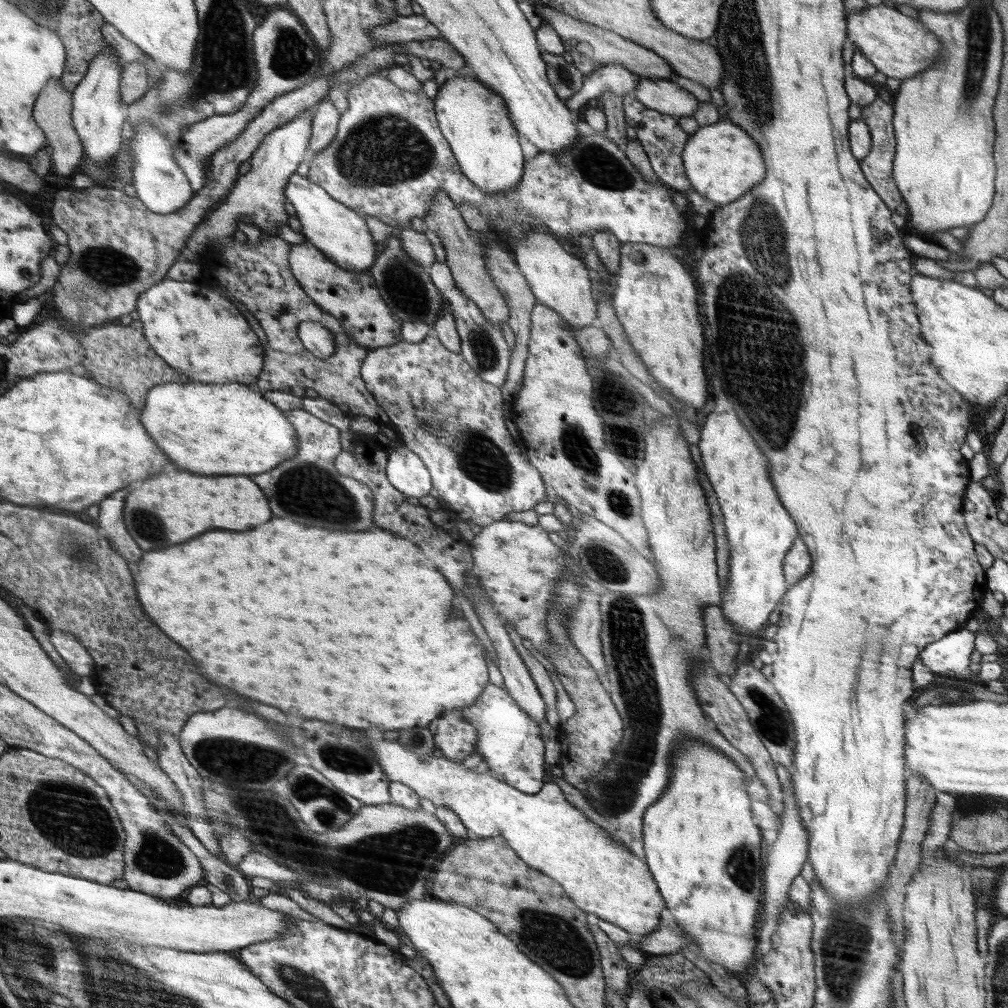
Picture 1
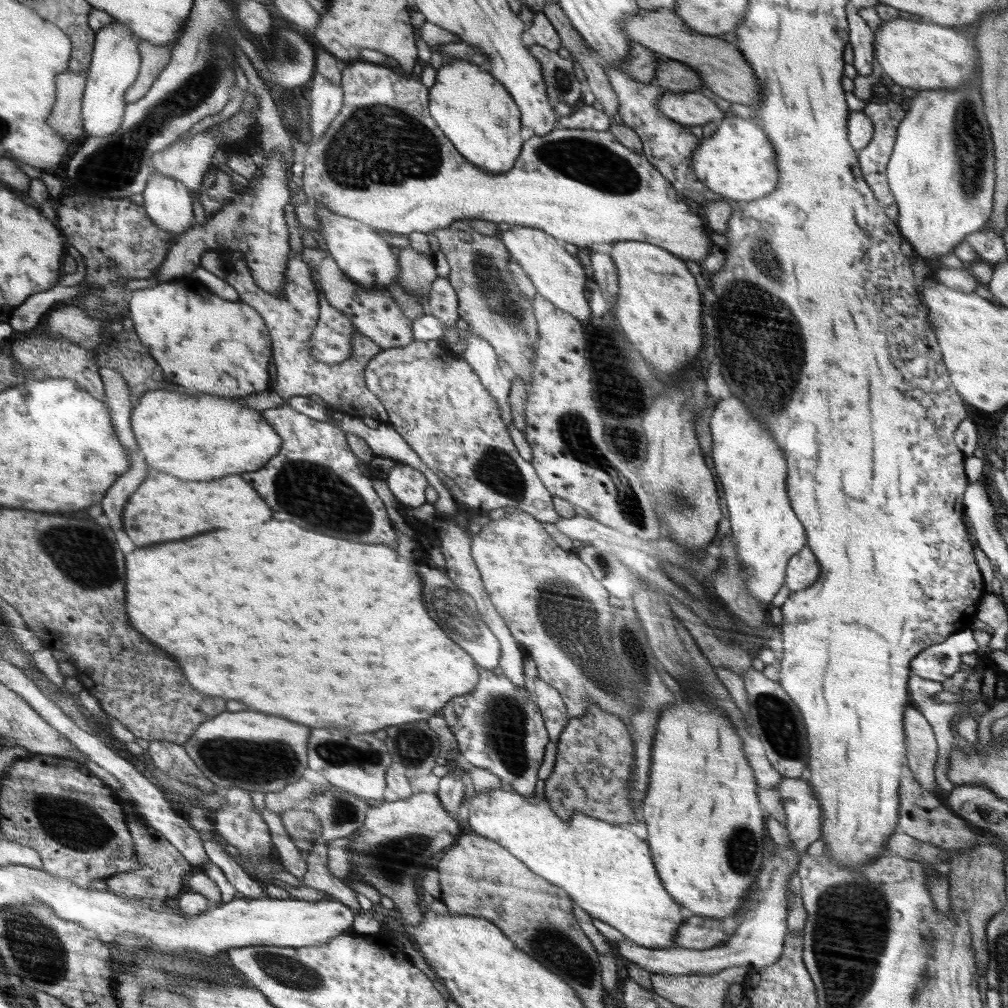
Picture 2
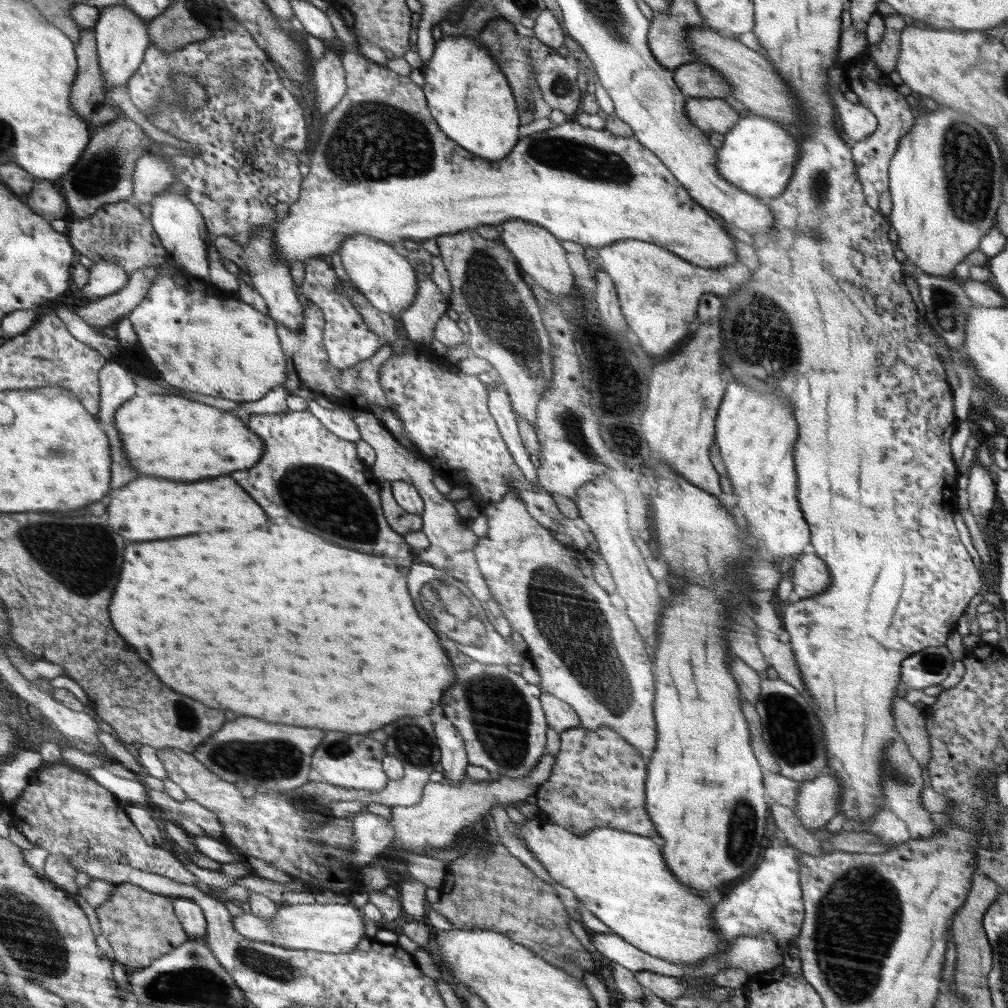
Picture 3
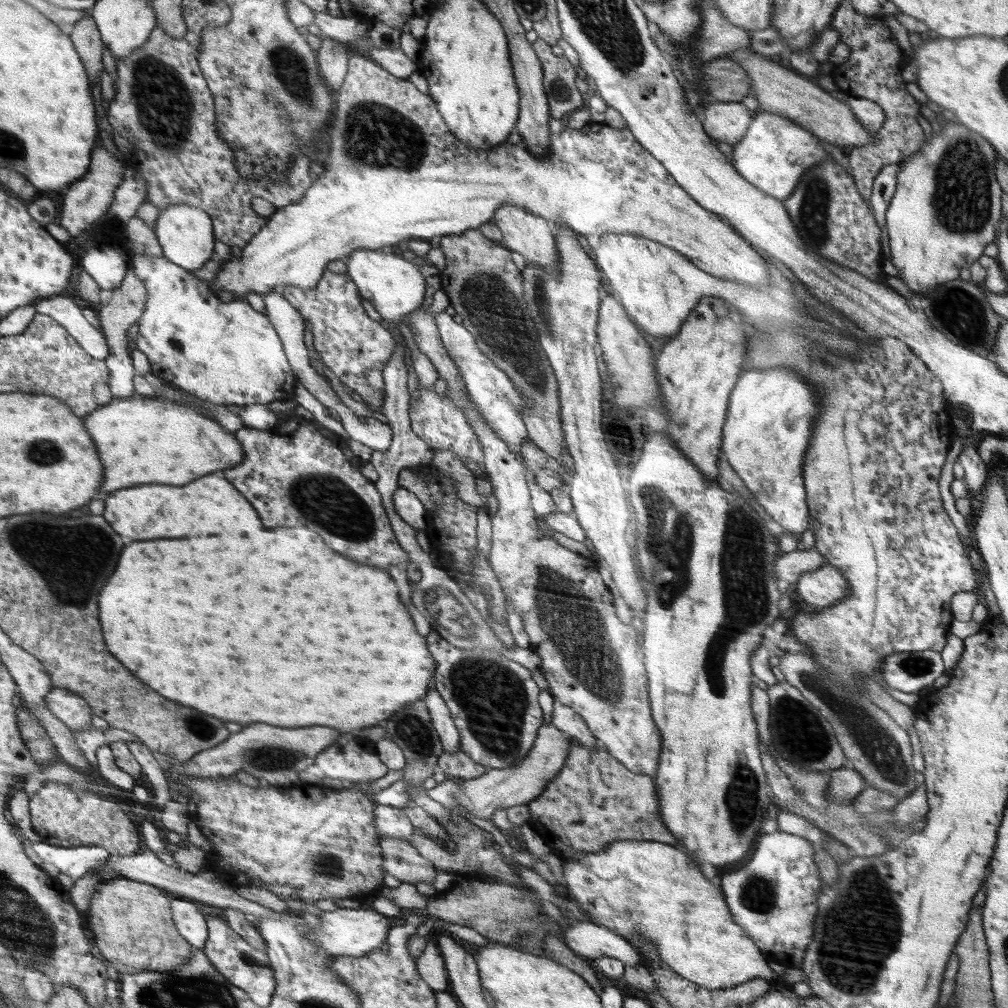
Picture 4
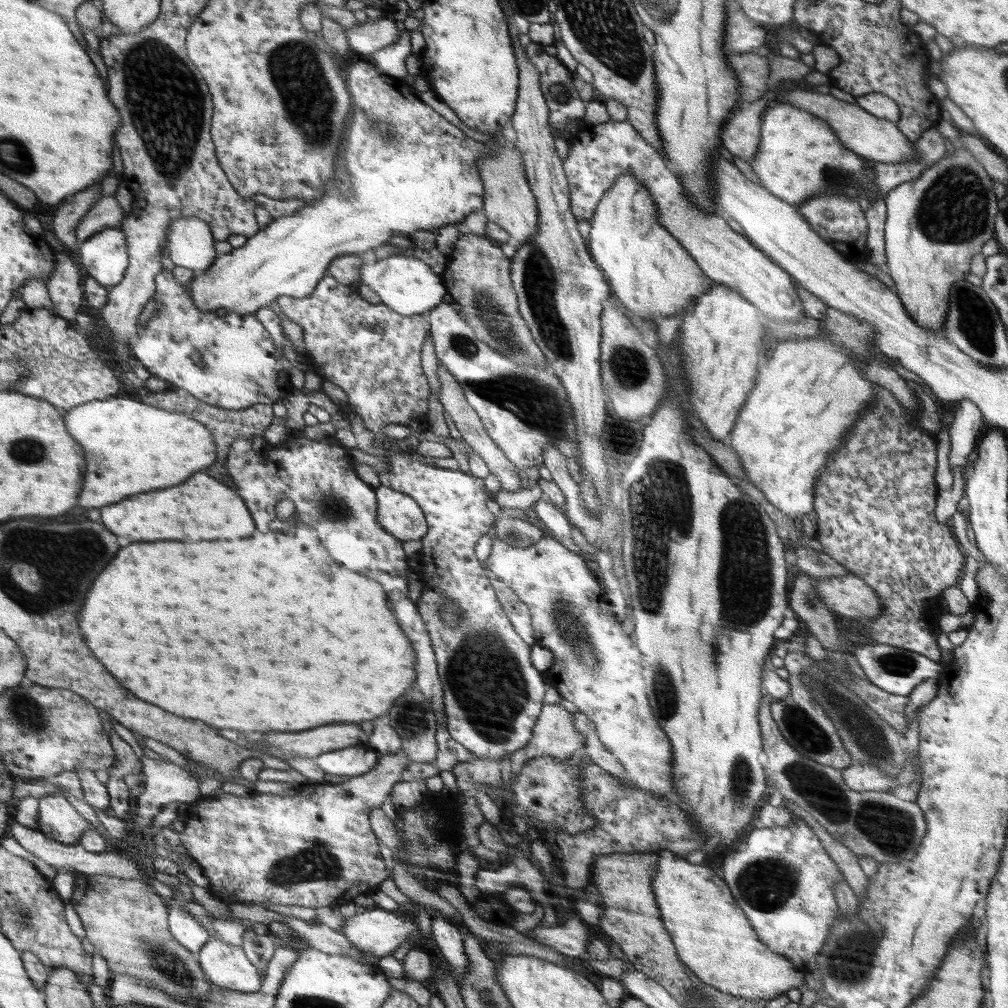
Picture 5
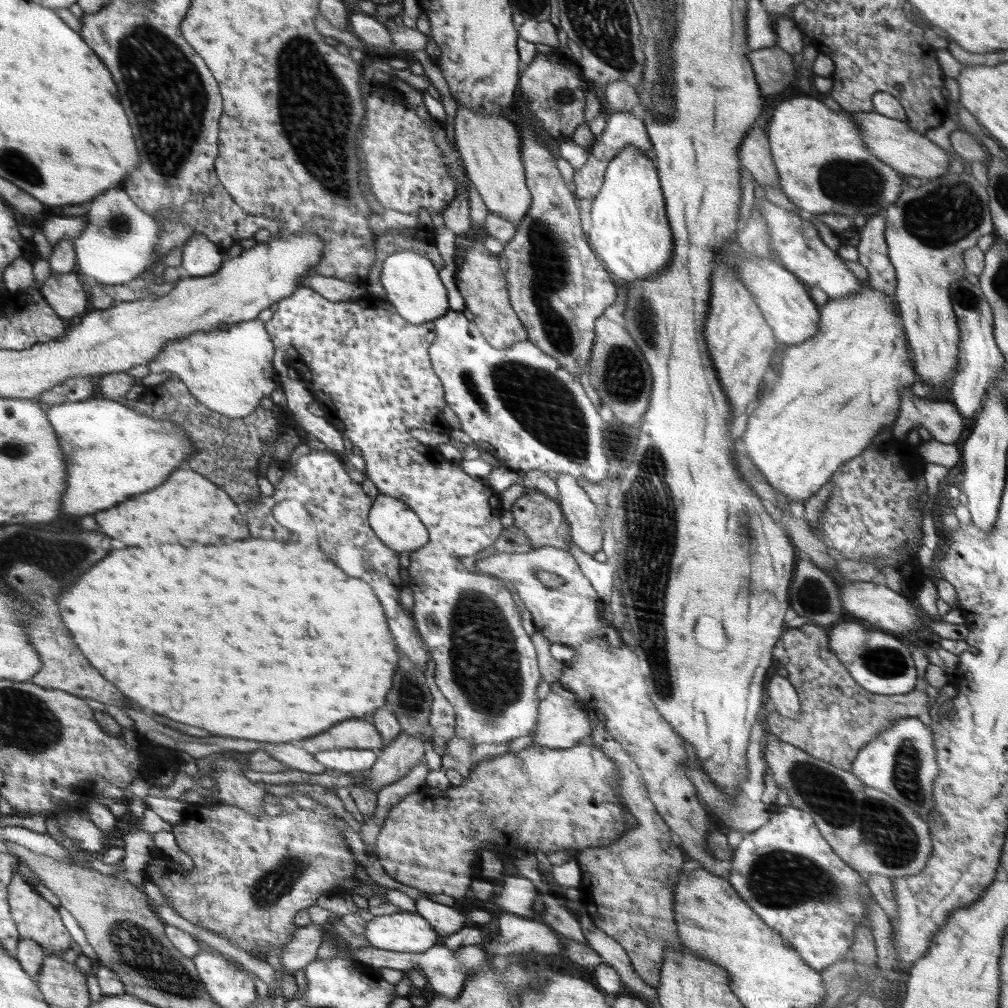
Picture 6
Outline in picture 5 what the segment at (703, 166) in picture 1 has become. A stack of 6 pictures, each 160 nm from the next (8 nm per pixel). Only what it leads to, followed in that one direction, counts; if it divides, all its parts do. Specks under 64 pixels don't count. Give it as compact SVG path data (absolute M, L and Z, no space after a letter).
M782 103L772 107L765 116L761 126L761 142L759 151L750 162L754 175L762 181L762 186L769 189L774 196L788 201L788 204L800 206L807 200L827 192L827 194L841 194L857 199L865 194L869 200L873 200L875 190L873 163L865 157L861 157L854 151L847 149L842 140L833 131L833 128L820 117L814 116L804 109Z

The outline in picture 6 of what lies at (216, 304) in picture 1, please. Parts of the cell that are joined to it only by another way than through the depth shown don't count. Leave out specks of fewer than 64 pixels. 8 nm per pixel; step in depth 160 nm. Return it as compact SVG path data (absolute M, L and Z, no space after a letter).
M252 319L236 324L228 325L228 331L210 330L208 332L195 332L186 339L178 341L168 341L155 360L149 362L148 367L154 374L171 372L177 374L189 388L190 392L197 396L197 399L208 408L214 409L224 416L230 418L243 418L257 410L261 400L270 397L272 392L280 386L280 381L276 377L273 367L273 355L275 354L273 338L269 336L269 331L265 328L265 322Z

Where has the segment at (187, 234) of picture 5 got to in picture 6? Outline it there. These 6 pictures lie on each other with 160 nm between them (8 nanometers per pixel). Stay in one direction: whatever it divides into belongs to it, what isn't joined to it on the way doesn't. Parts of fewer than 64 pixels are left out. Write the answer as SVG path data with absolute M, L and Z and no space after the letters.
M194 235L182 246L182 265L184 276L206 277L214 275L221 268L224 254L204 235Z

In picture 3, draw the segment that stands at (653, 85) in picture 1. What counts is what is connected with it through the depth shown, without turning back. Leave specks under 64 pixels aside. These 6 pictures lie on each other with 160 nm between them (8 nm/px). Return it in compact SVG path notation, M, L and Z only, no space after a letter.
M691 97L690 102L686 102L686 114L704 132L719 132L723 135L742 119L738 111L720 98Z

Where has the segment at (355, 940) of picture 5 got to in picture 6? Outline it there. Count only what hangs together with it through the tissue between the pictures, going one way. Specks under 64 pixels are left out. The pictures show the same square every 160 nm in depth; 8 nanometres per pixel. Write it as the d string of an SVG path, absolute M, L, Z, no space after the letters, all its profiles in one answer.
M400 910L392 915L375 916L366 923L365 934L372 947L394 952L422 952L441 942L438 932L422 915Z

